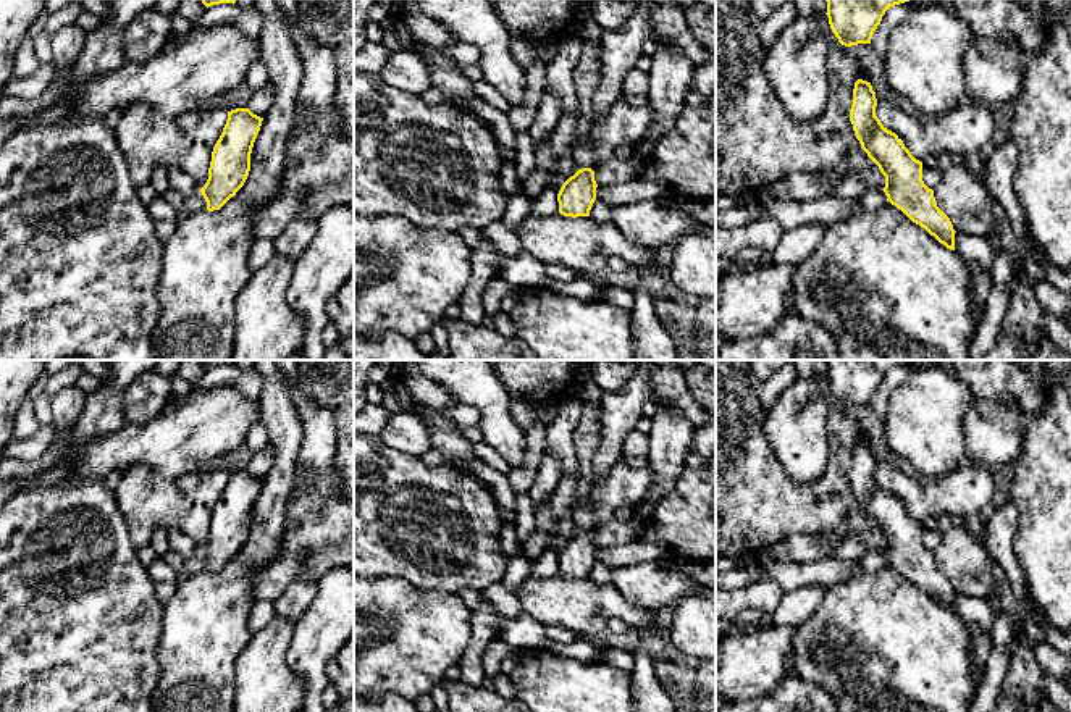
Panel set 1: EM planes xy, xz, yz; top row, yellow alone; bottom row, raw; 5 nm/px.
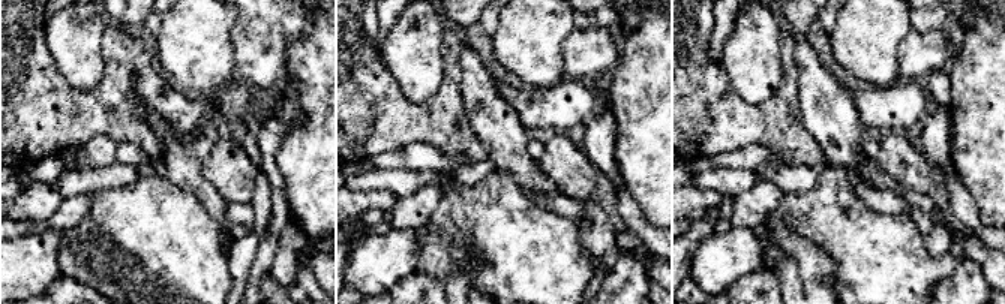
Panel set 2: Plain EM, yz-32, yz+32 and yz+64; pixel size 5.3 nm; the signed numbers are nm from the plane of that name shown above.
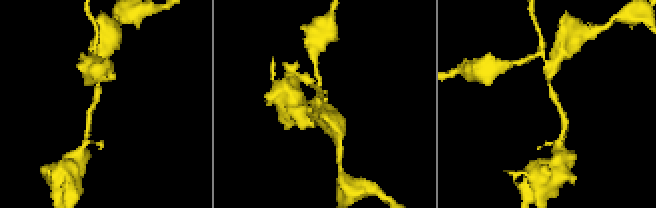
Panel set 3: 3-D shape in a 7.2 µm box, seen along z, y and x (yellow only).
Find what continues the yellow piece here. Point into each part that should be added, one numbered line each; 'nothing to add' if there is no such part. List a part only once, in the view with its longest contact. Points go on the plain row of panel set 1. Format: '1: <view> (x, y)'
nothing to add

